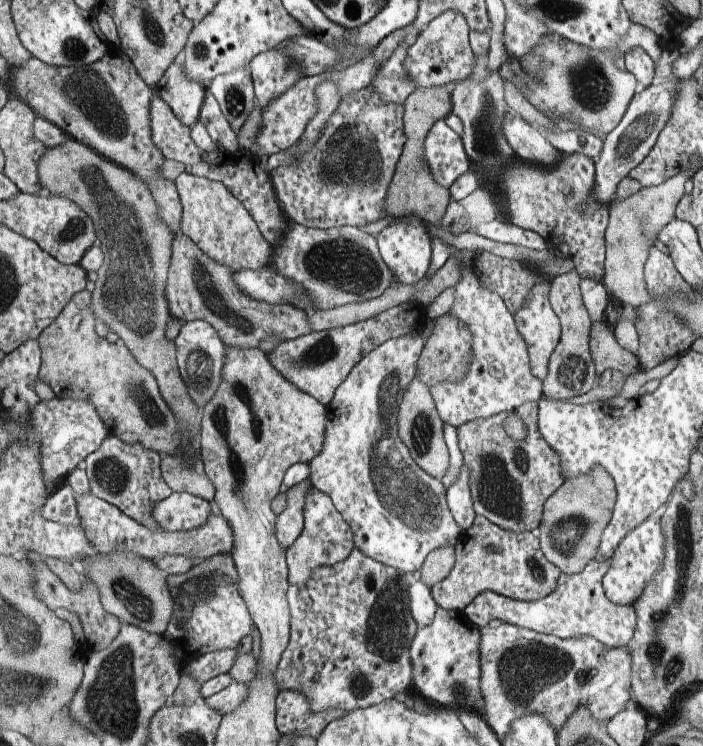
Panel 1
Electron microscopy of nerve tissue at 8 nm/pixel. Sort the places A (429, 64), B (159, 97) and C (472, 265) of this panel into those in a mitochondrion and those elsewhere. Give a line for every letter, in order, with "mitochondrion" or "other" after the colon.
A: other
B: other
C: other

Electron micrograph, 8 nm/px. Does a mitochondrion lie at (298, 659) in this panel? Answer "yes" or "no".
no

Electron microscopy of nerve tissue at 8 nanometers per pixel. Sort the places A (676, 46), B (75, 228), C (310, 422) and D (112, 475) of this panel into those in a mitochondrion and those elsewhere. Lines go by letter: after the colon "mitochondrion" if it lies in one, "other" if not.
A: other
B: mitochondrion
C: other
D: mitochondrion

